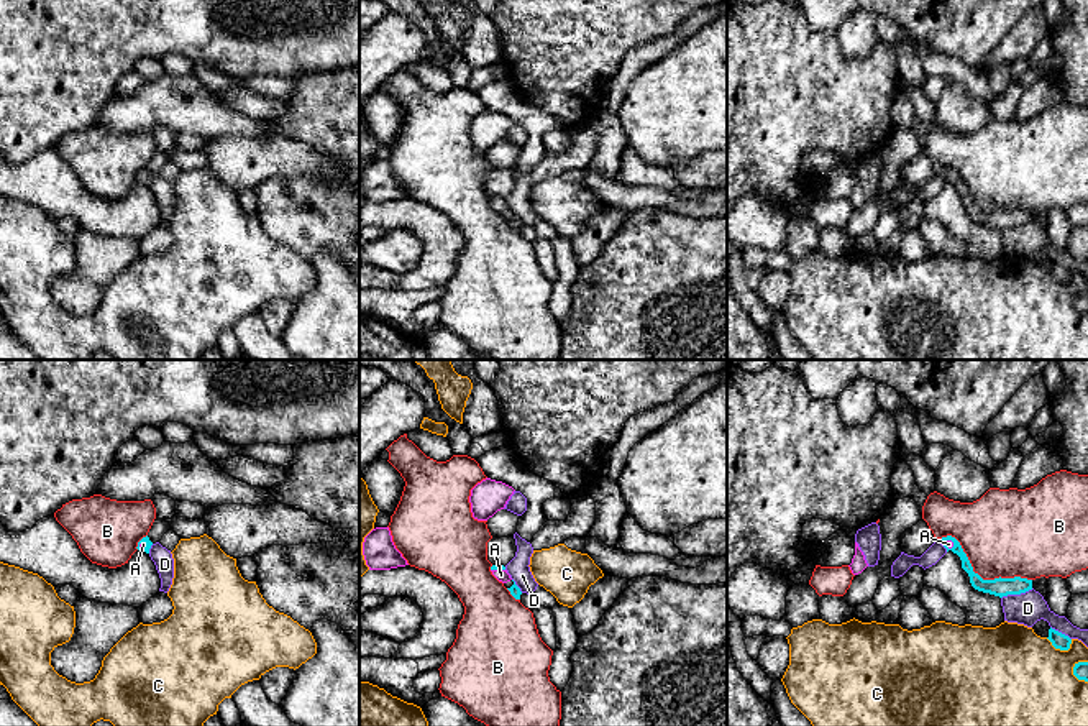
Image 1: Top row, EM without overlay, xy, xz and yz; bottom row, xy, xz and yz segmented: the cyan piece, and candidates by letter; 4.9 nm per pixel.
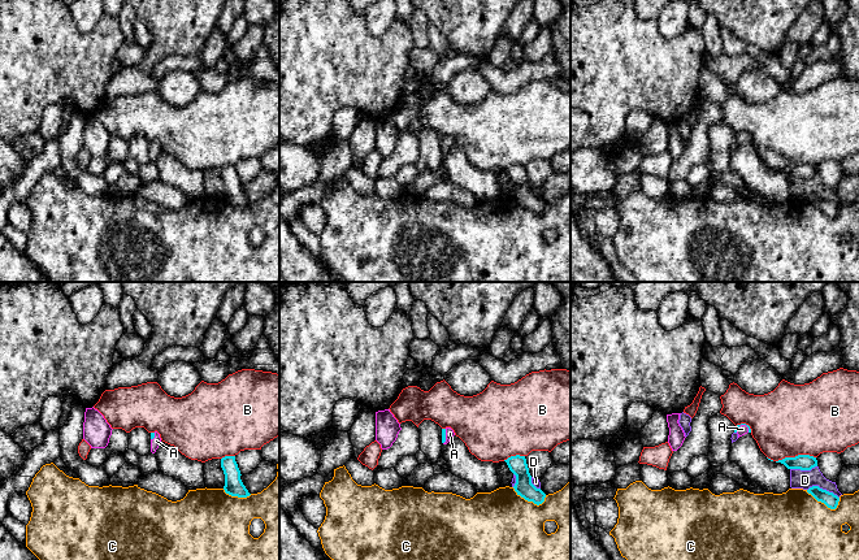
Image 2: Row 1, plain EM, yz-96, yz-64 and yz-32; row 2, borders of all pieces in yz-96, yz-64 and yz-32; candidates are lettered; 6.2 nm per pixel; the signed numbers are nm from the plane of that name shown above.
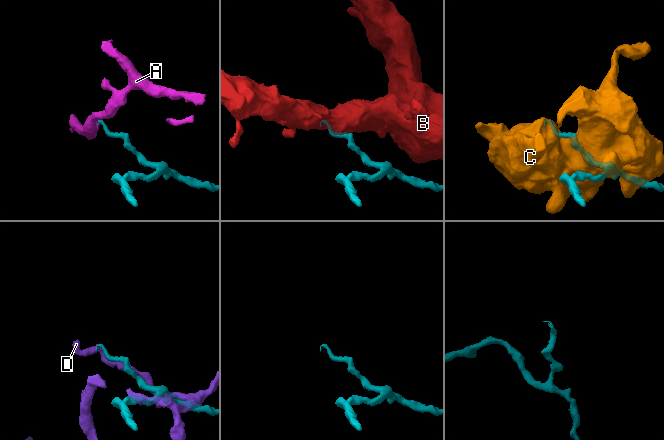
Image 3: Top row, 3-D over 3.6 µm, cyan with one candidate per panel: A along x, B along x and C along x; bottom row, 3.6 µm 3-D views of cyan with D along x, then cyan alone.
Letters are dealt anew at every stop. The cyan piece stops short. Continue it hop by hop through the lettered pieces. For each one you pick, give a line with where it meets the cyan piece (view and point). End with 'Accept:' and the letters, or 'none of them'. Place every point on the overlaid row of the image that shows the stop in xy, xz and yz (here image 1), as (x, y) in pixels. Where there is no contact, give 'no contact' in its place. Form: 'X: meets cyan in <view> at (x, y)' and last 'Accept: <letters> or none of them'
A: meets cyan in yz at (944, 544)
Accept: A

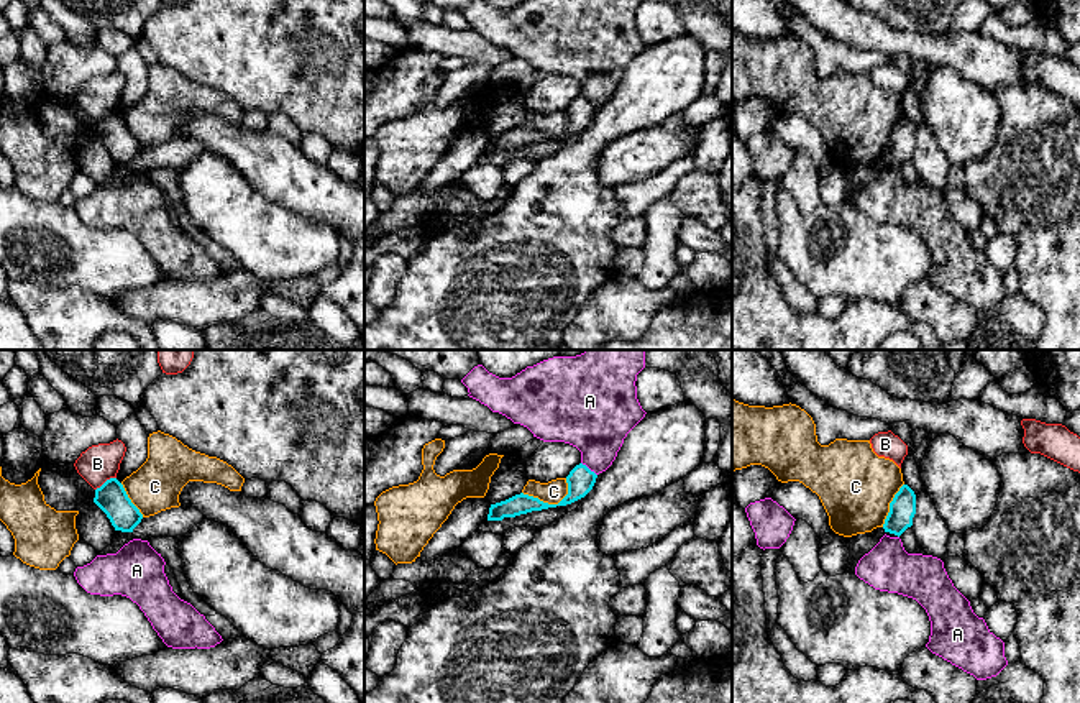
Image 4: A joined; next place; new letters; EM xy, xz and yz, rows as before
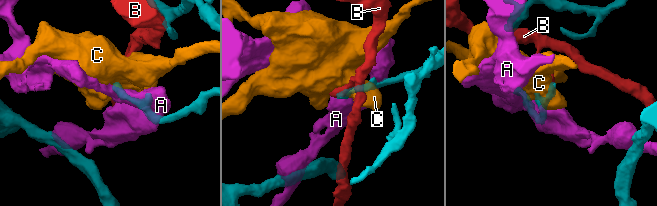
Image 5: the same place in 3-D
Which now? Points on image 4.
Accept: none of them

